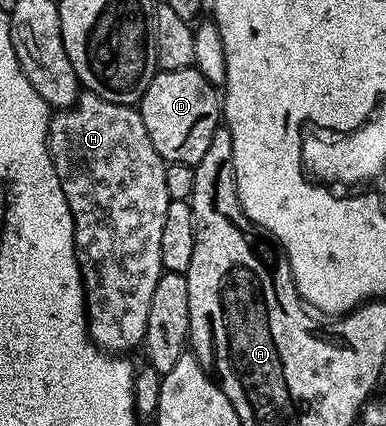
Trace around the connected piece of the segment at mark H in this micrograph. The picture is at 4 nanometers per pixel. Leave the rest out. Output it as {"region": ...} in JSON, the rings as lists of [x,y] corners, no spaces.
{"region":[[[80,92],[79,100],[68,109],[60,109],[51,118],[51,130],[47,136],[47,146],[53,159],[53,167],[57,171],[57,179],[61,179],[61,191],[65,191],[65,199],[69,203],[69,211],[73,215],[73,231],[75,232],[75,254],[79,260],[79,270],[83,276],[83,292],[87,306],[87,332],[92,341],[100,349],[112,355],[127,355],[130,349],[138,350],[143,343],[149,319],[149,303],[153,303],[153,287],[157,287],[165,270],[161,263],[161,230],[165,228],[165,211],[172,201],[165,187],[165,171],[167,165],[161,154],[153,147],[149,139],[149,131],[145,131],[145,123],[141,119],[138,108],[129,105],[109,103],[109,99],[101,99],[96,93]]]}

